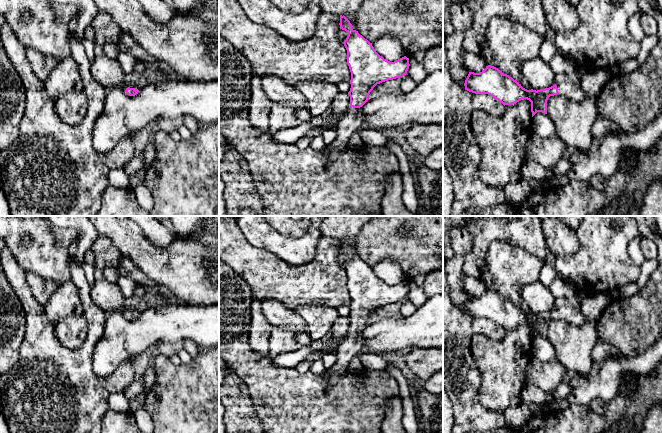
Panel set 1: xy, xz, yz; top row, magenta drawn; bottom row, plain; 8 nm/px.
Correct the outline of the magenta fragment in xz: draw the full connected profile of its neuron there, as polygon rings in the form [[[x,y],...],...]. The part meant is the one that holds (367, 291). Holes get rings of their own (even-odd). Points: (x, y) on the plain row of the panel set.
[[[340,239],[340,253],[348,257],[344,270],[347,274],[347,288],[351,296],[350,332],[335,351],[336,362],[327,371],[340,374],[348,370],[353,356],[363,348],[361,331],[368,325],[373,312],[382,306],[403,301],[409,293],[406,280],[390,286],[380,280],[367,263],[352,252],[352,248]]]

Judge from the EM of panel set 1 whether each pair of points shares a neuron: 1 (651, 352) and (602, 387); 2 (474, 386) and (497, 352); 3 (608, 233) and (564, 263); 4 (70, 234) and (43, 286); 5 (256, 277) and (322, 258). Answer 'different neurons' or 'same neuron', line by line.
1: same neuron
2: different neurons
3: same neuron
4: different neurons
5: same neuron

